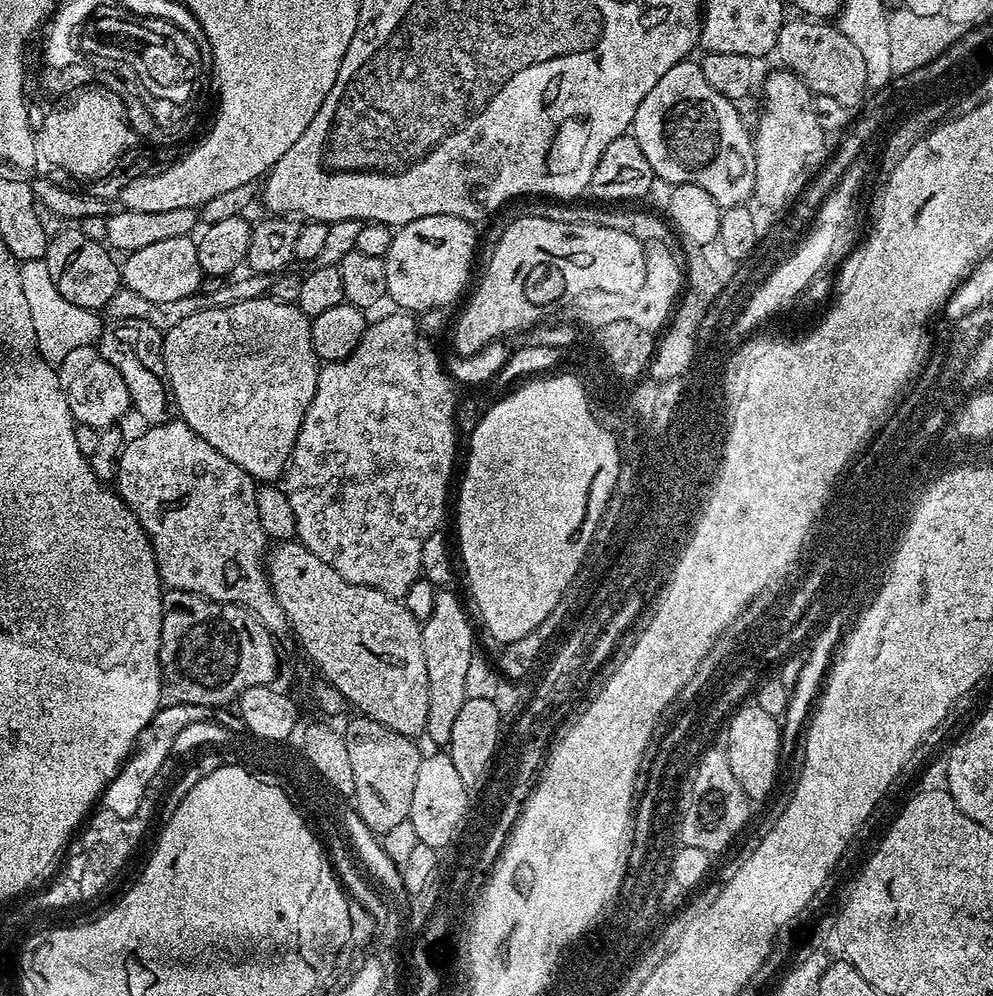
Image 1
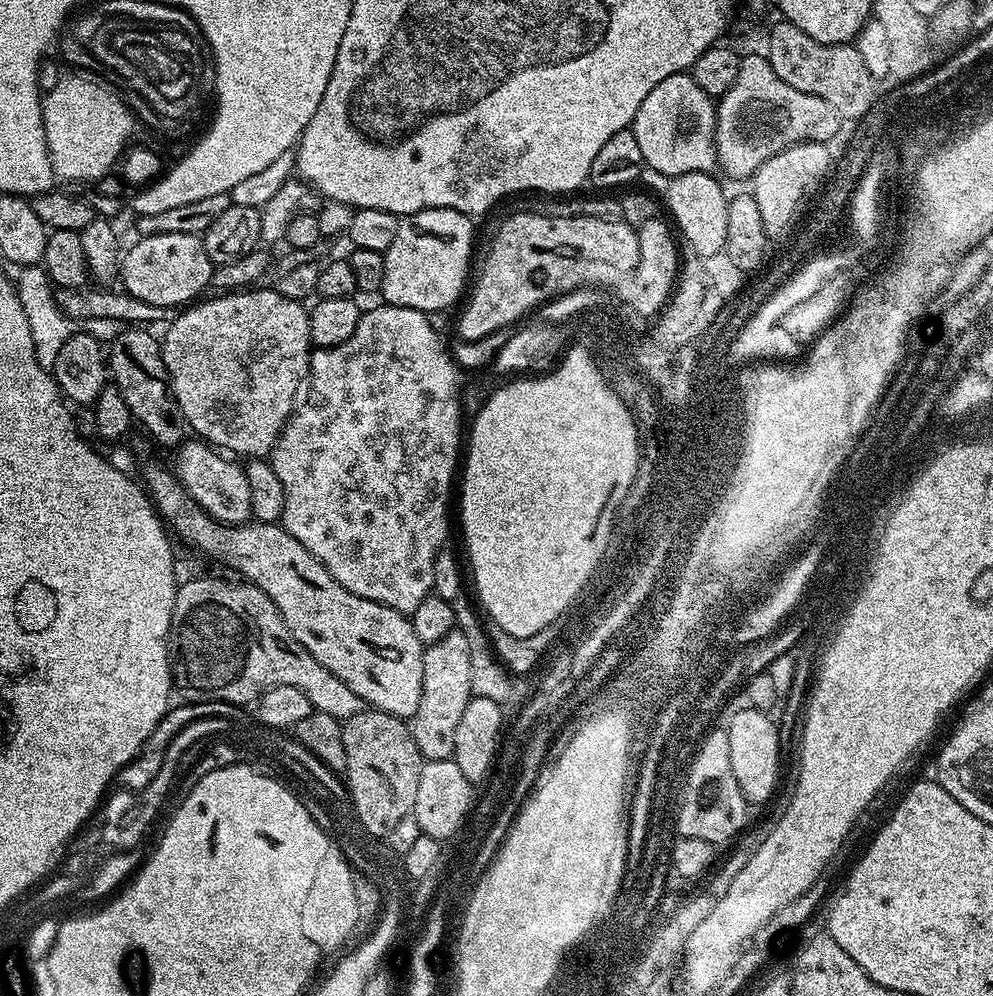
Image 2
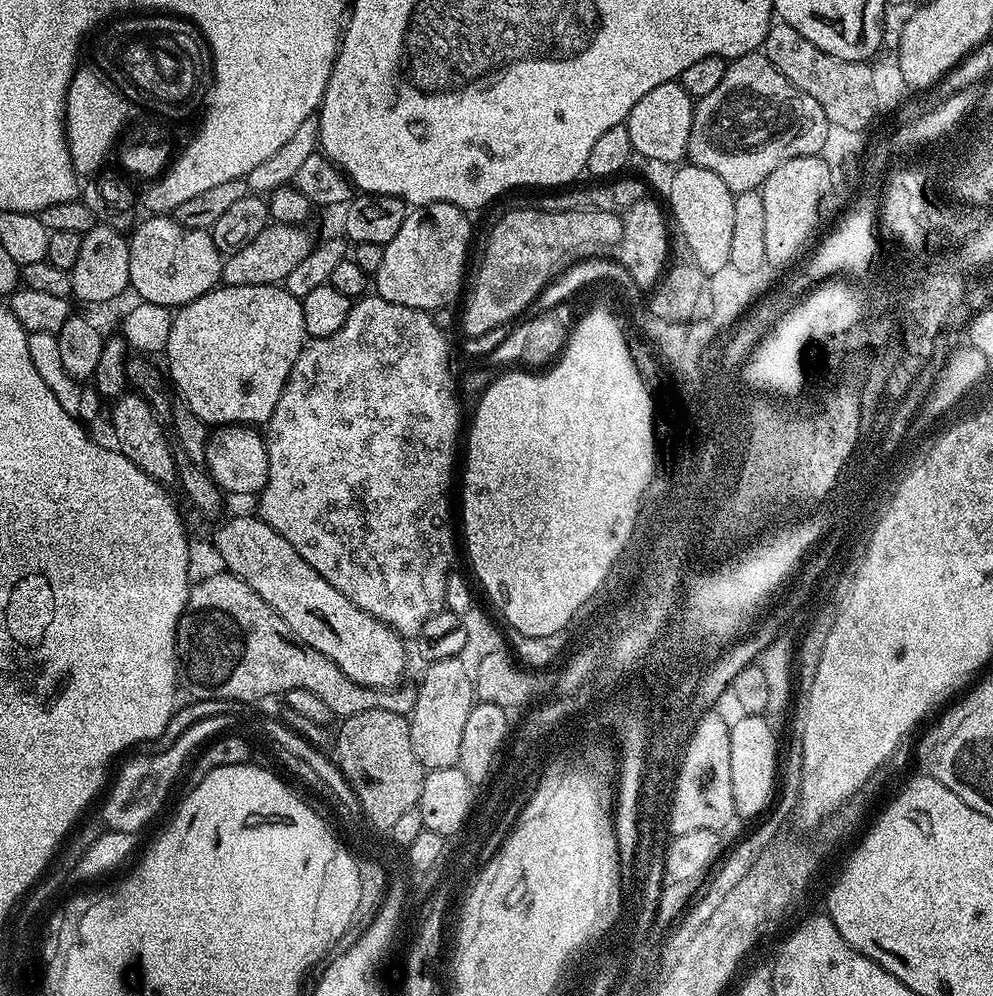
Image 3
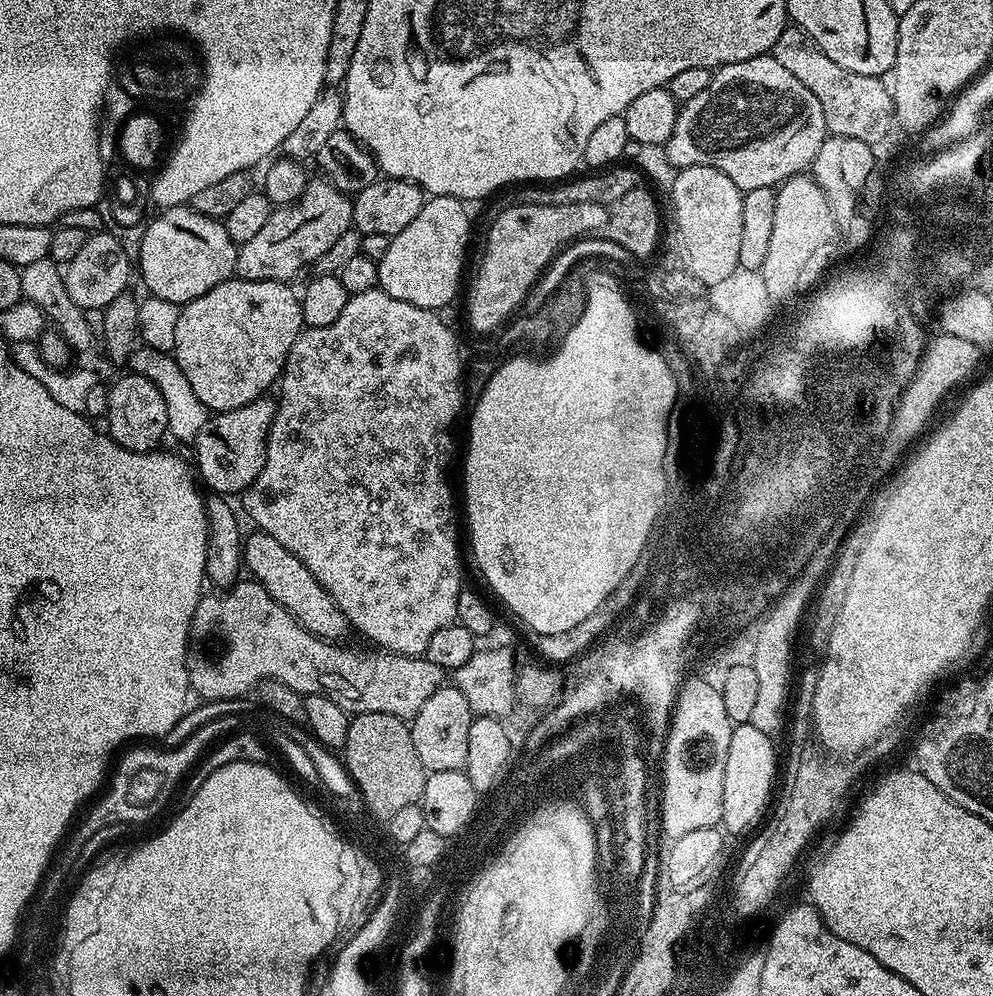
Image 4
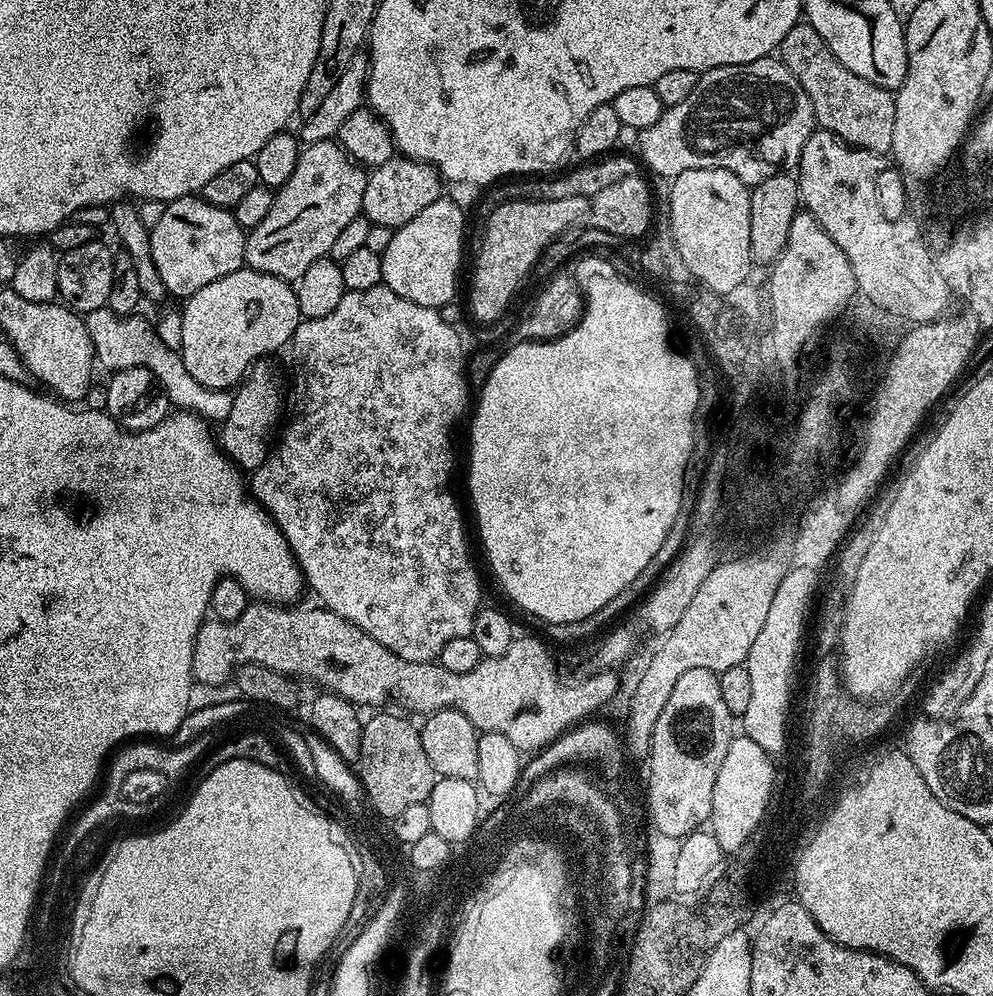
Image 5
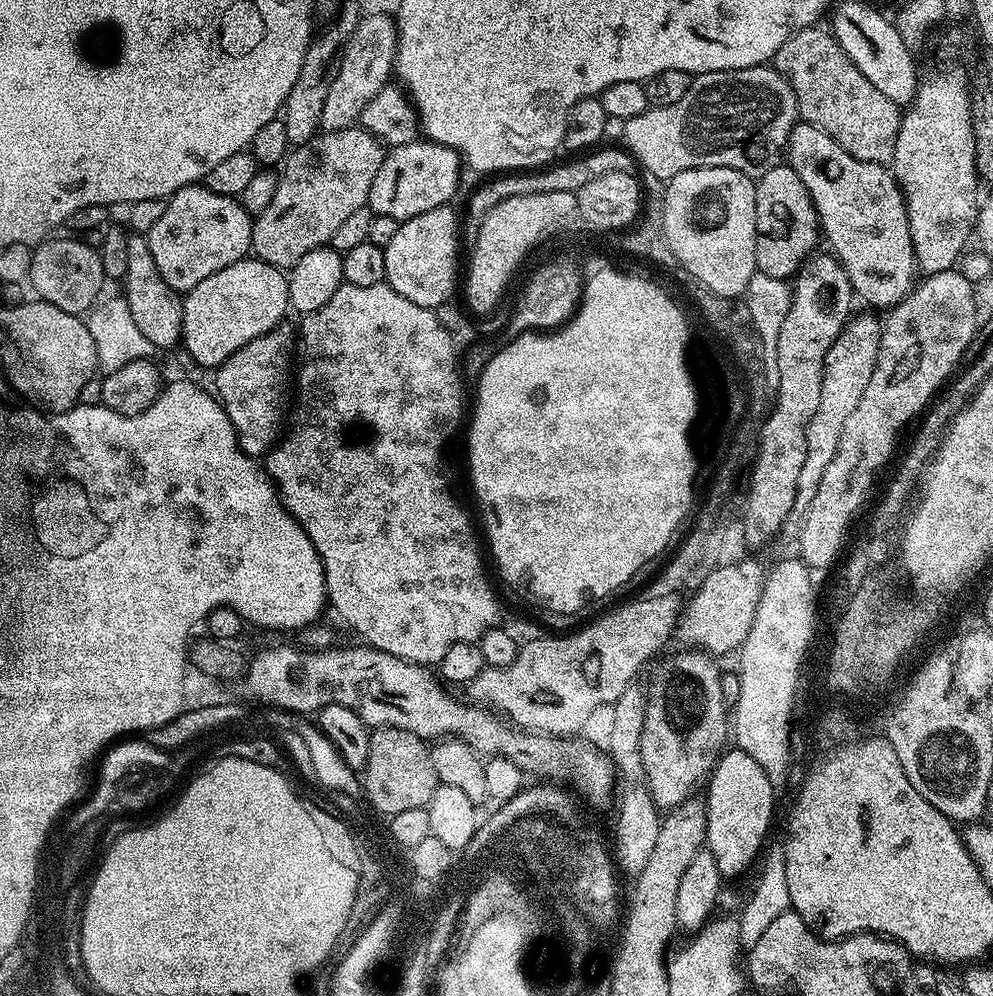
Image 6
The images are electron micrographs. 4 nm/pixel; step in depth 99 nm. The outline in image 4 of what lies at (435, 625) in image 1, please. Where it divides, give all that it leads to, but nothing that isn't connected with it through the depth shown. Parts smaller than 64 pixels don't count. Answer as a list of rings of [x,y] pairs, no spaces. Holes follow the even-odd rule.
[[[455,686],[434,690],[434,694],[426,698],[422,710],[418,710],[418,714],[410,720],[414,750],[425,772],[464,771],[467,740],[470,739],[470,726],[473,719],[474,713],[470,702],[466,702],[466,694],[462,694],[462,690],[458,690]]]

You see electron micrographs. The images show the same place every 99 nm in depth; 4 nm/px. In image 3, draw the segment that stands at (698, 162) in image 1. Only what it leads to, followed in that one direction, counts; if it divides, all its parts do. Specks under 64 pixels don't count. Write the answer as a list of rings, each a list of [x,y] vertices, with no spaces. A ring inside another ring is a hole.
[[[671,80],[662,86],[654,86],[654,90],[645,94],[638,101],[638,106],[630,110],[626,121],[633,153],[637,157],[657,160],[660,164],[679,165],[688,154],[693,107],[694,97],[686,94],[686,90],[677,81]]]

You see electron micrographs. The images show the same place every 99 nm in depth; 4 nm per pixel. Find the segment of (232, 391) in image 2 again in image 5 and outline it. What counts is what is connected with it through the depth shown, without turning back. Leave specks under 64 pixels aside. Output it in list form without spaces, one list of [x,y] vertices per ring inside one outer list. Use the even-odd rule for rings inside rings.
[[[247,266],[210,282],[210,286],[202,286],[202,290],[187,297],[183,304],[184,308],[180,312],[182,344],[179,354],[182,362],[186,362],[186,370],[190,370],[190,375],[207,388],[235,389],[257,360],[271,357],[271,352],[278,351],[283,344],[285,347],[291,341],[302,319],[296,289],[289,281],[269,273],[255,272]]]

